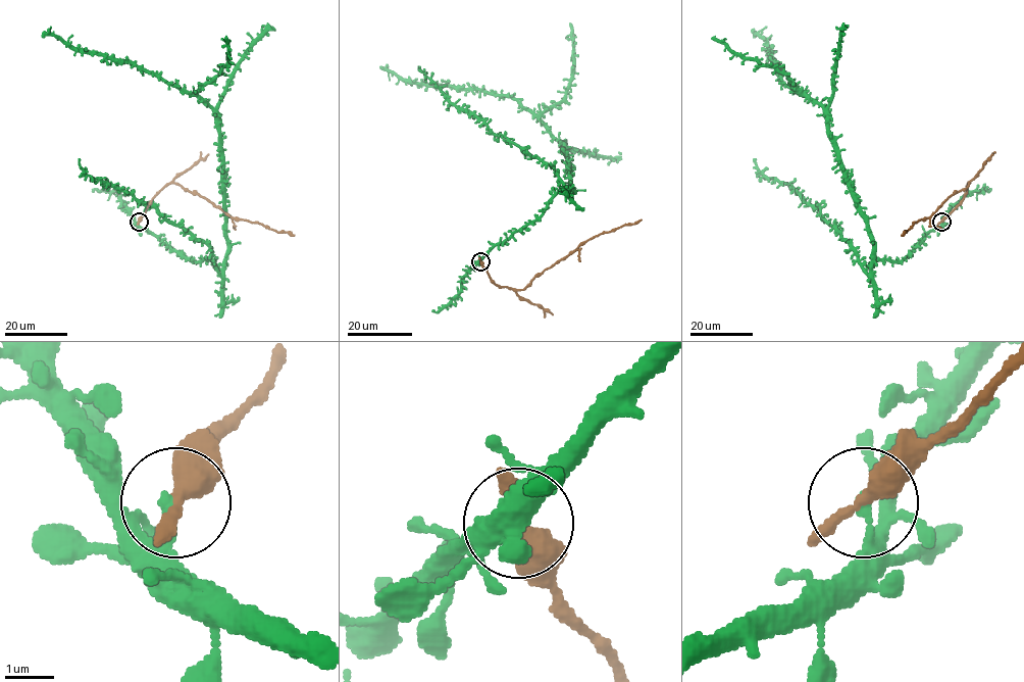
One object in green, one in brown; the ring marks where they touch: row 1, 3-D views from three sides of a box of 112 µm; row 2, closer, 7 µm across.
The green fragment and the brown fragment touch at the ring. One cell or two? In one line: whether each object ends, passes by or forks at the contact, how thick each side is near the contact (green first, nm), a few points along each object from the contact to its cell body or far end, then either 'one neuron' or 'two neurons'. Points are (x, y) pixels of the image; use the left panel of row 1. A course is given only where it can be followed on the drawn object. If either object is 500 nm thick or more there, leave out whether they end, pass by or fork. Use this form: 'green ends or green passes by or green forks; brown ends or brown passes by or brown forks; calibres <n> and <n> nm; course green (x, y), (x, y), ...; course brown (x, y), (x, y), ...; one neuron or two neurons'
green ends; brown passes by; calibres 240 and 340 nm; course green (139, 222), (183, 256), (221, 269), (226, 216), (217, 117), (193, 94), (133, 63), (74, 50), (50, 27); course brown (139, 222), (153, 197), (168, 184), (176, 183), (233, 217), (294, 235); two neurons

